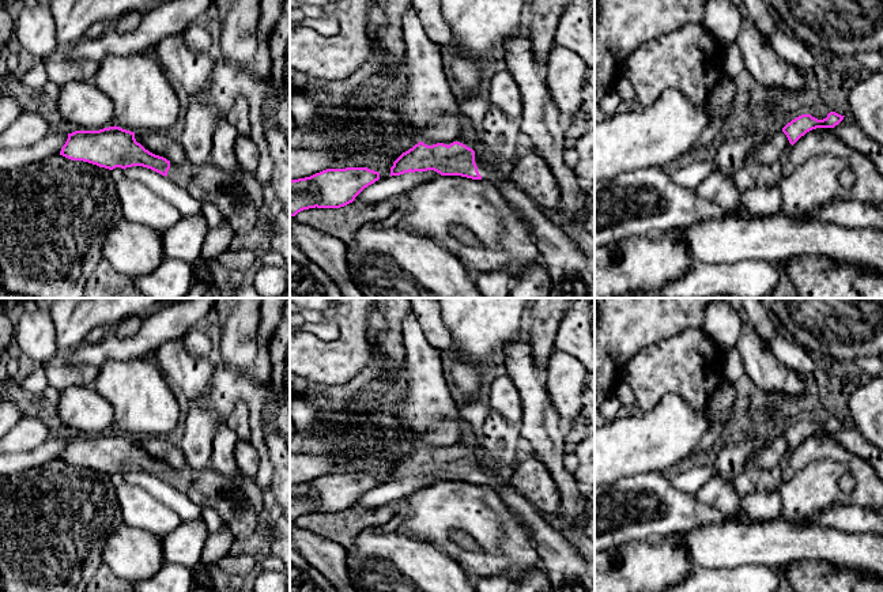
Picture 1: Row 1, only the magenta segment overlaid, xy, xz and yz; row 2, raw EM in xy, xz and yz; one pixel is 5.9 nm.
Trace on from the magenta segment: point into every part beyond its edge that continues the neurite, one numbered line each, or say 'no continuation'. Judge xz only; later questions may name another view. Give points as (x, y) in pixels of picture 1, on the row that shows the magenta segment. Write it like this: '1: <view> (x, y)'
1: xz (504, 169)

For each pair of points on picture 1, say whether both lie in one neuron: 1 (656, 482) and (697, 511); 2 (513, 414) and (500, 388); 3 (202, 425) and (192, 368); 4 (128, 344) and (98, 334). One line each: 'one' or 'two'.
1: one
2: one
3: two
4: two

